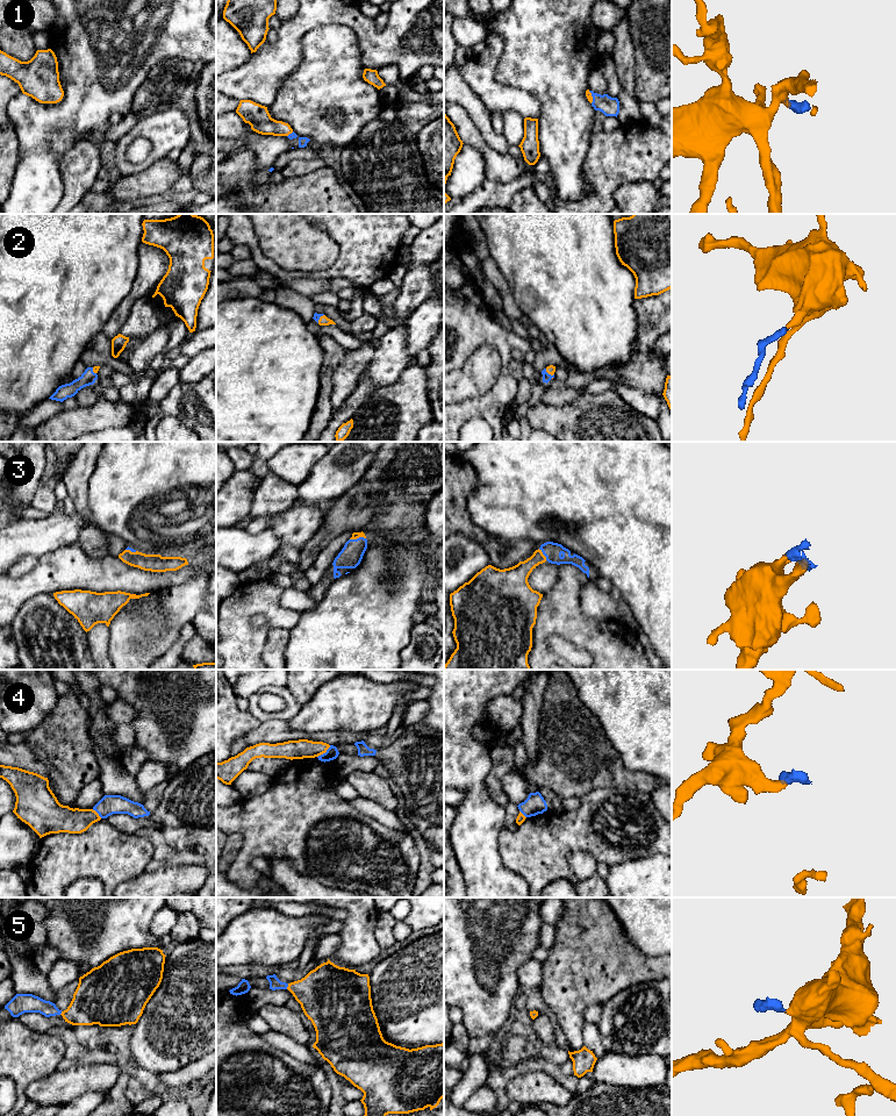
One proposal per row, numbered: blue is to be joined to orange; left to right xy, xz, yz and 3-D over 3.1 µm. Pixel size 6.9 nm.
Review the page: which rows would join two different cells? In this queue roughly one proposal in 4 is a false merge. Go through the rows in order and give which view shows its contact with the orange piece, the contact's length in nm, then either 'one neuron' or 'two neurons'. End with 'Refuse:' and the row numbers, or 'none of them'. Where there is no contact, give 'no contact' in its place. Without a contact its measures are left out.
1: meets orange in yz; contact 90 nm long; one neuron
2: meets orange in yz; contact 90 nm long; one neuron
3: meets orange in yz; contact 100 nm long; one neuron
4: meets orange in xz; contact 130 nm long; two neurons
5: meets orange in xz; contact 40 nm long; one neuron
Refuse: 4

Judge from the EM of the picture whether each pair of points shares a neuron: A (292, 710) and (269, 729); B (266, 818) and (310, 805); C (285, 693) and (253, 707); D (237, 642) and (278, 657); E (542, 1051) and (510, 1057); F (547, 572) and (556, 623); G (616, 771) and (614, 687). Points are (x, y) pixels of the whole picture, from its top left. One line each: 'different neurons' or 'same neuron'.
A: different neurons
B: same neuron
C: same neuron
D: different neurons
E: same neuron
F: different neurons
G: different neurons

